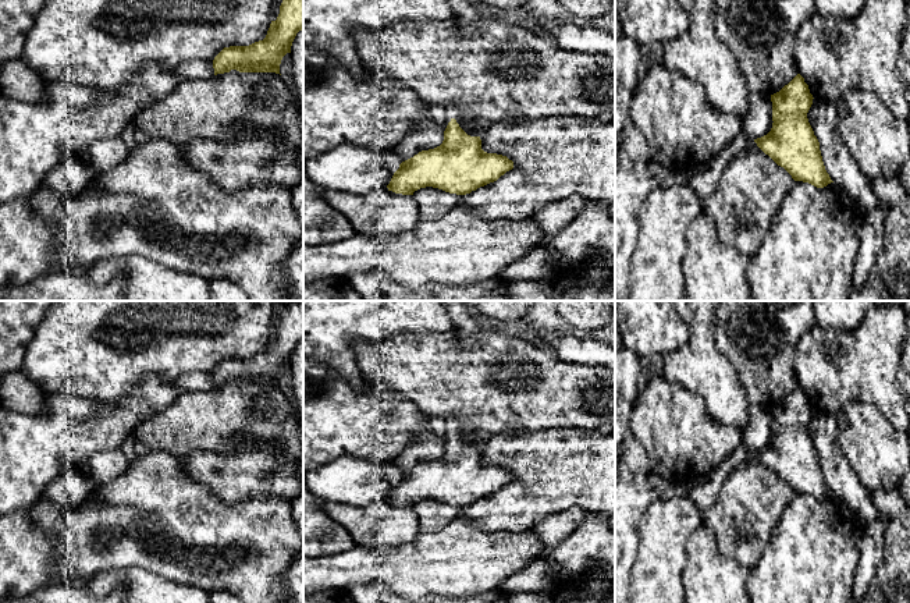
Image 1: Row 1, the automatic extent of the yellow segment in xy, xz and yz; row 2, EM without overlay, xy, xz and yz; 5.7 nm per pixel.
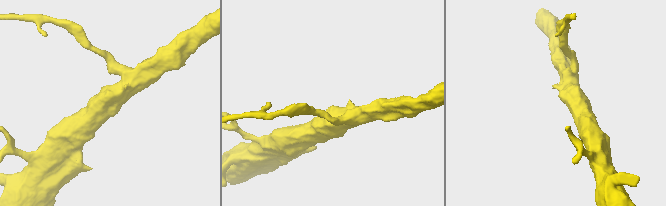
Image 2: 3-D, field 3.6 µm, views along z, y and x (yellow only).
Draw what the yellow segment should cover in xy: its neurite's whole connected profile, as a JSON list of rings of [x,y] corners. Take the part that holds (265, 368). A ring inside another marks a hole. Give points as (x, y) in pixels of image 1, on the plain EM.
[[[294,301],[287,306],[280,318],[280,326],[271,333],[263,352],[249,358],[224,359],[213,372],[214,387],[237,382],[239,384],[276,384],[280,386],[280,376],[287,365],[291,365],[292,354],[299,343],[303,341],[303,301]]]

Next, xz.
[[[454,416],[445,428],[442,455],[402,473],[387,497],[388,503],[413,507],[420,500],[433,499],[466,507],[513,480],[512,472],[484,464],[480,448],[470,448],[461,440],[461,428]]]

